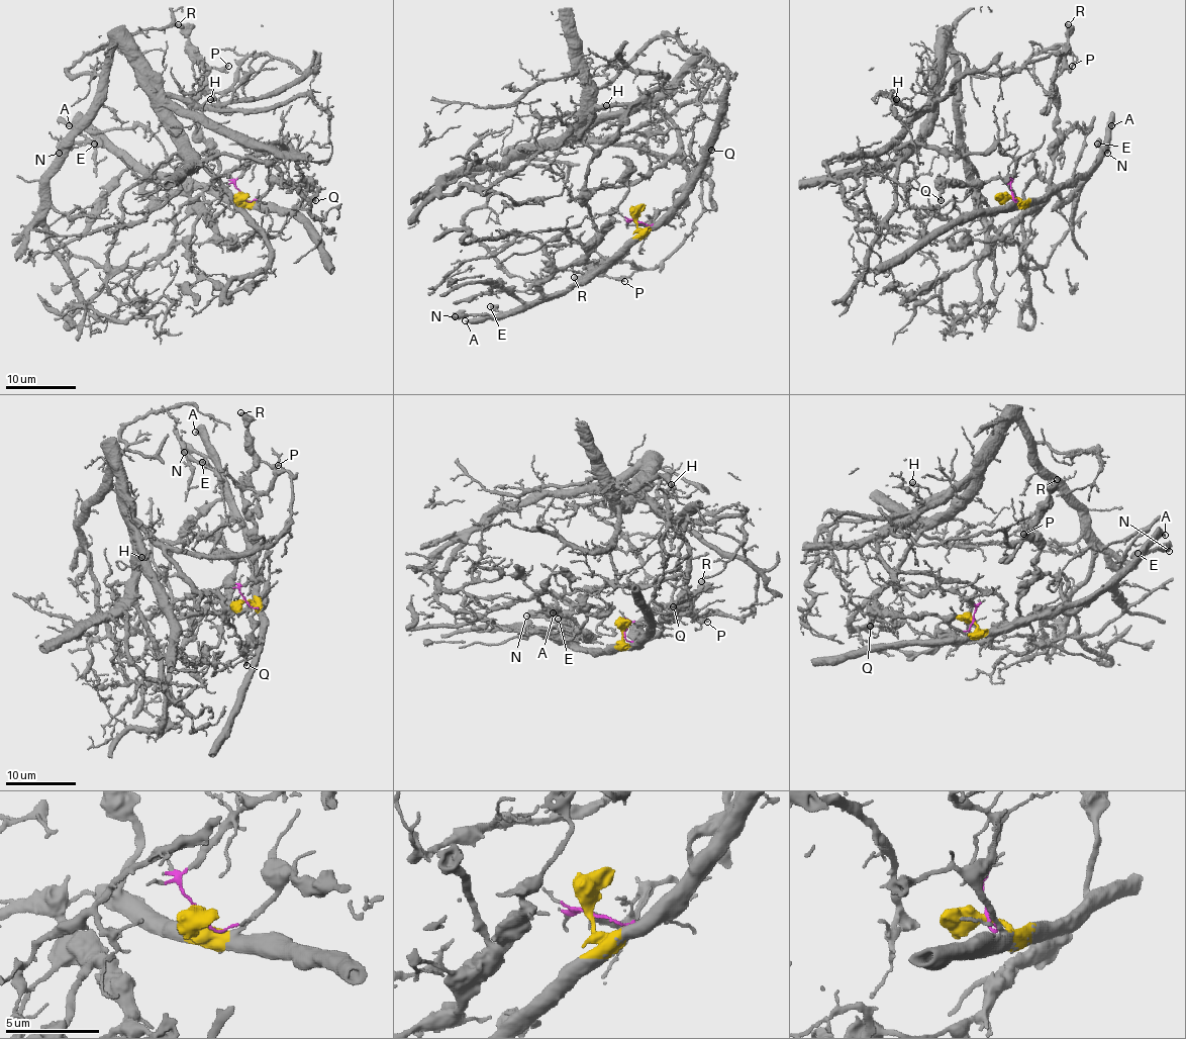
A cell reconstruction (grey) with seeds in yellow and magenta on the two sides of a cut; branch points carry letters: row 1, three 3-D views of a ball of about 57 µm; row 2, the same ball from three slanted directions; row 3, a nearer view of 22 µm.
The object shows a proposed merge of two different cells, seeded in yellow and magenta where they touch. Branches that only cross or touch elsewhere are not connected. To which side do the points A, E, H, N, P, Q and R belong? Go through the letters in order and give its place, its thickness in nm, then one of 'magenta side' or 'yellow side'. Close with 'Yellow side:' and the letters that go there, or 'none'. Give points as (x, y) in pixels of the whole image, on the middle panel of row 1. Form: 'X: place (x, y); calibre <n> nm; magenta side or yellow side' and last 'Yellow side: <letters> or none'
A: place (465, 320); calibre 320 nm; yellow side
E: place (490, 306); calibre 650 nm; yellow side
H: place (606, 105); calibre 240 nm; magenta side
N: place (455, 316); calibre 500 nm; yellow side
P: place (624, 281); calibre 200 nm; yellow side
Q: place (711, 150); calibre 280 nm; yellow side
R: place (574, 277); calibre 550 nm; yellow side
Yellow side: A, E, N, P, Q, R

